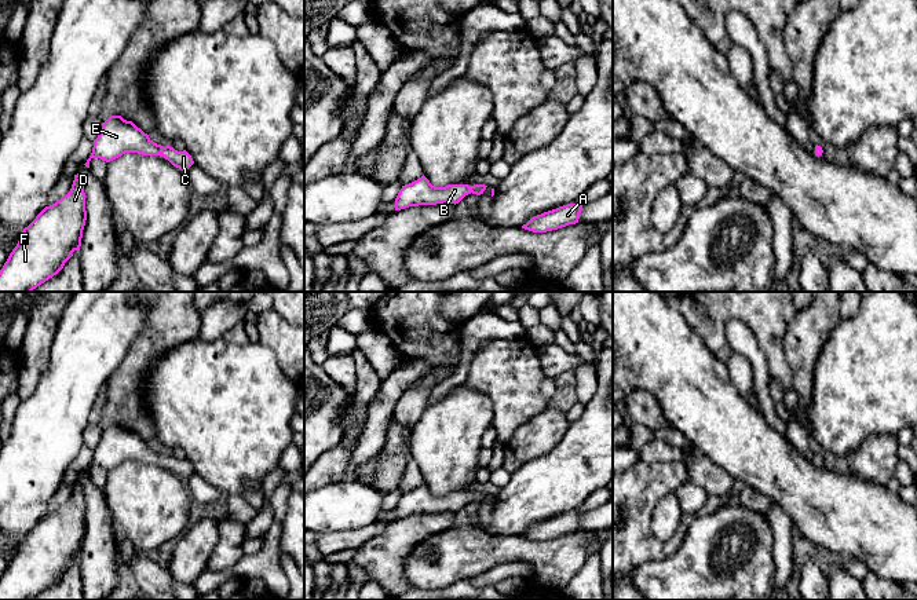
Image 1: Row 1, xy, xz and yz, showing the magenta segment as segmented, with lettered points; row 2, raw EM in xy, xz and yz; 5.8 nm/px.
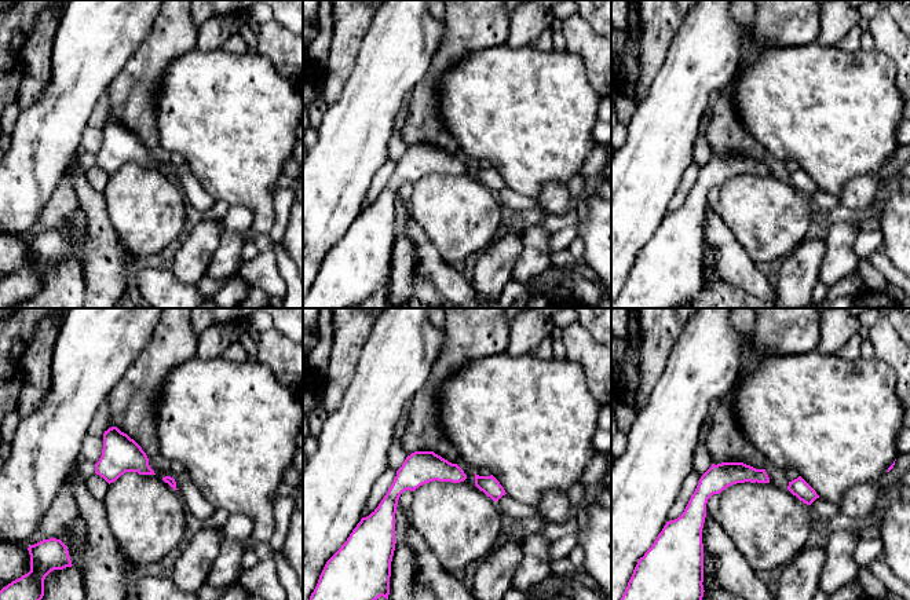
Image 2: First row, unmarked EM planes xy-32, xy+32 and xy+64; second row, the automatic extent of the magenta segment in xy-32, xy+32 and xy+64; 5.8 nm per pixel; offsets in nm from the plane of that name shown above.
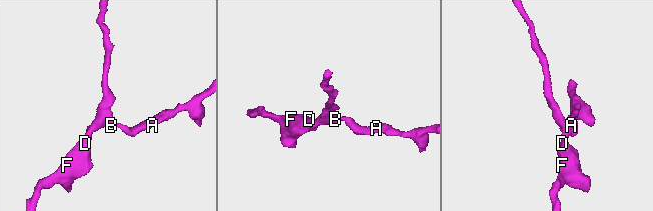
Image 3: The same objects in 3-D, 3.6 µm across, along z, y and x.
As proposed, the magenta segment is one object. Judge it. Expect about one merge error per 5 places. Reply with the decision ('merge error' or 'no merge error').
no merge error

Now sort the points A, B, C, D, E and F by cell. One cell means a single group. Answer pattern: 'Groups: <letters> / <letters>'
Groups: A B C D E F

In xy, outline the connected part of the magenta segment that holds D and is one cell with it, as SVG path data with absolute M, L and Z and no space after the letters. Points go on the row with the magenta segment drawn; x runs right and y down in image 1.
M77 173L70 191L55 204L45 206L21 233L17 246L0 270L0 292L32 292L56 275L72 253L80 250L85 220L85 193L83 179Z

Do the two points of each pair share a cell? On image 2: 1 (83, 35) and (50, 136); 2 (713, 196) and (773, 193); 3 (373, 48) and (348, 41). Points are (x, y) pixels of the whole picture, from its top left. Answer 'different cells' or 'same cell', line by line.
1: same cell
2: different cells
3: different cells

